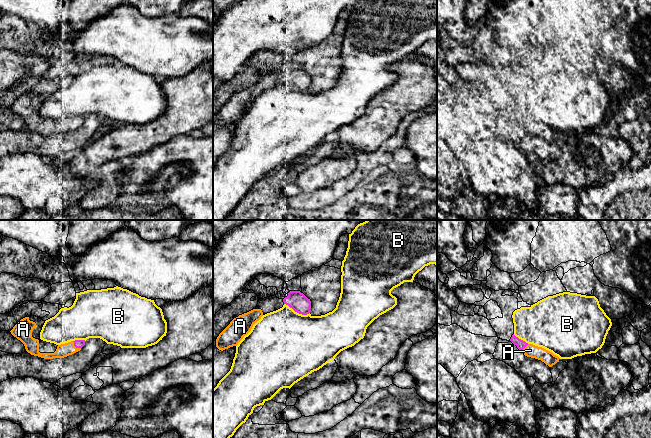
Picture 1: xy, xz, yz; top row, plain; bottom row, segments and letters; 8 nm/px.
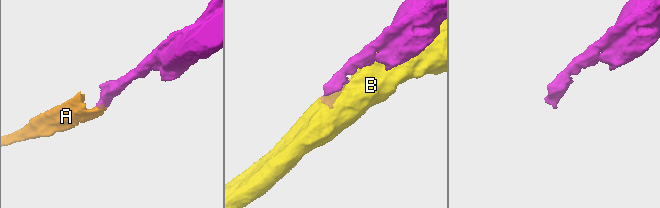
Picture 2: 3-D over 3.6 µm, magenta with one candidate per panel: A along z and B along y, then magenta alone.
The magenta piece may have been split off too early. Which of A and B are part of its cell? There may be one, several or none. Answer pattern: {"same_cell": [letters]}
{"same_cell": ["A"]}

